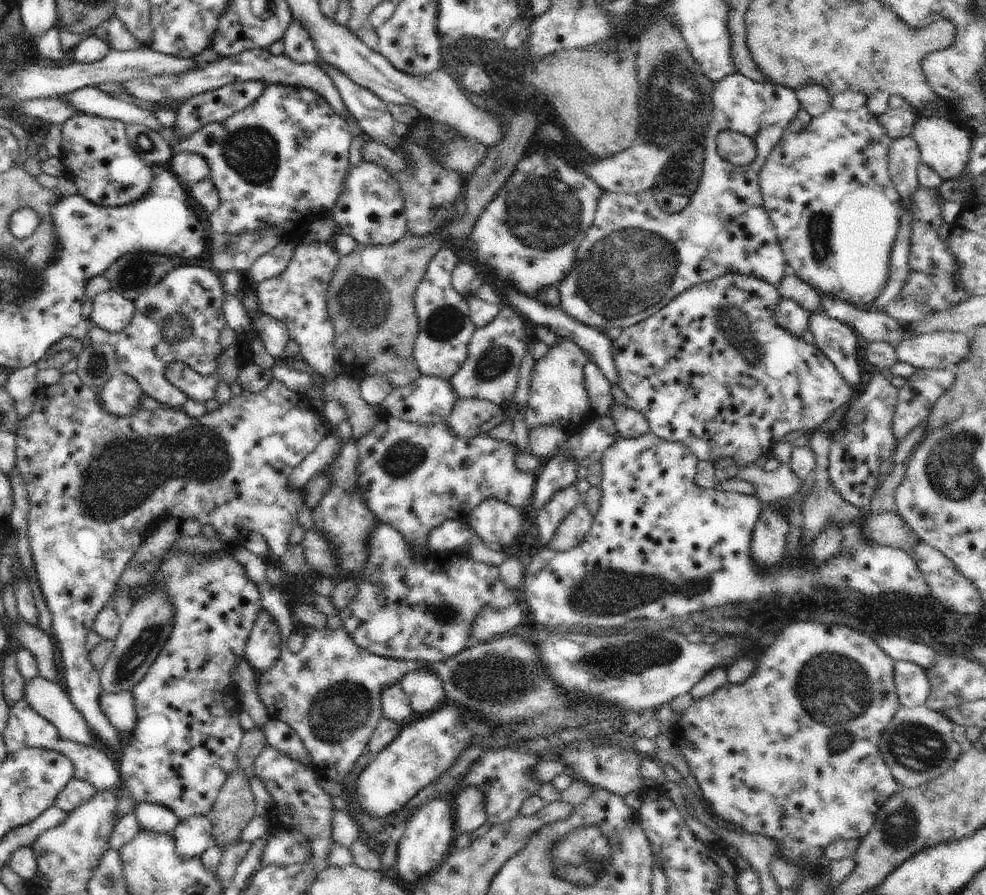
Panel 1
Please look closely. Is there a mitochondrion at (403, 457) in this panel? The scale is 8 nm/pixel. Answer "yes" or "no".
yes

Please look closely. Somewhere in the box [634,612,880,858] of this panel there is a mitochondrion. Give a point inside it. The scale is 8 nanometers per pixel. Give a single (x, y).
(834, 690)

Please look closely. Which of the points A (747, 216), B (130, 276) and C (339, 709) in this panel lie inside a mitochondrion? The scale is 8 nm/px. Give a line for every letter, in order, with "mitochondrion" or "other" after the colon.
A: other
B: mitochondrion
C: mitochondrion

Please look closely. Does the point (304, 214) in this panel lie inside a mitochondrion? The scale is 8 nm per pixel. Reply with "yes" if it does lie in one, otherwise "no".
no

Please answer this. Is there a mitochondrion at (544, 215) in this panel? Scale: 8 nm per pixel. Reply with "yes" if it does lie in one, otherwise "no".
yes

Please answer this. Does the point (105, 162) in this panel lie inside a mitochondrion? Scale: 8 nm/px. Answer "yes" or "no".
no

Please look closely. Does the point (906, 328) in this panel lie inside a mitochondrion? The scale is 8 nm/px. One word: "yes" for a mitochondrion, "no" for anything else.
no

